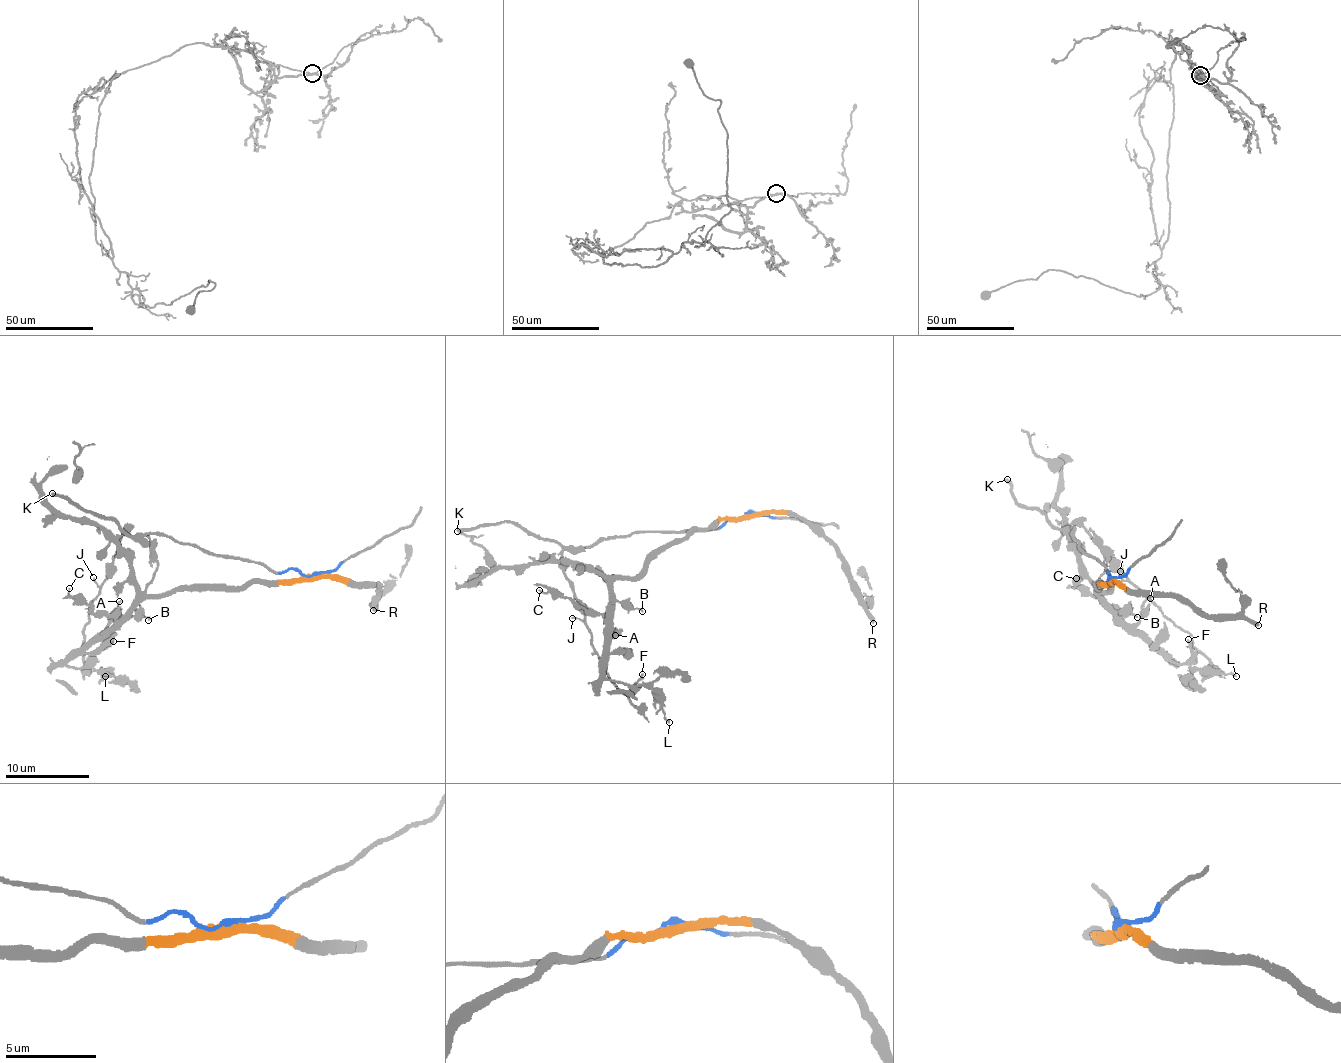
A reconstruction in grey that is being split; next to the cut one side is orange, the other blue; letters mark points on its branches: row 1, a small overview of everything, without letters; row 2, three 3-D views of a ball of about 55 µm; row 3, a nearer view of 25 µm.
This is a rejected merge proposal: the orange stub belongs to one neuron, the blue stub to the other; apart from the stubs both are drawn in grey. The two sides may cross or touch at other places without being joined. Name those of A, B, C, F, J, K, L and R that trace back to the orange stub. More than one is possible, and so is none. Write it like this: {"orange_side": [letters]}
{"orange_side": ["A", "B", "C", "F", "L", "R"]}

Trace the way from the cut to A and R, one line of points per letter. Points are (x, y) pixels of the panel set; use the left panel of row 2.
A: (313, 573), (297, 580), (245, 582), (234, 586), (179, 586), (166, 594), (145, 595), (109, 629), (120, 601)
R: (313, 573), (372, 581), (378, 591), (373, 596), (376, 602), (370, 603), (373, 610)

